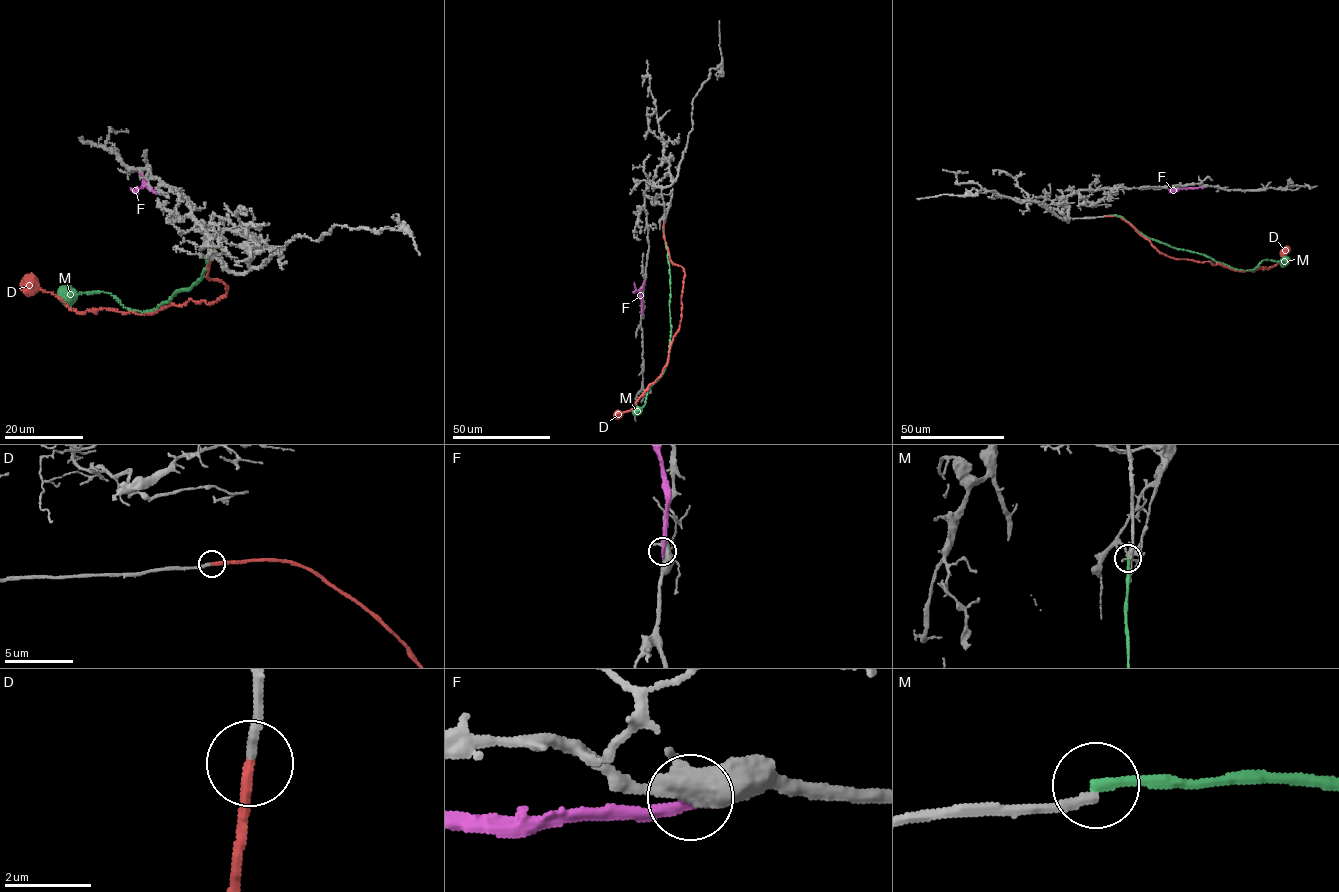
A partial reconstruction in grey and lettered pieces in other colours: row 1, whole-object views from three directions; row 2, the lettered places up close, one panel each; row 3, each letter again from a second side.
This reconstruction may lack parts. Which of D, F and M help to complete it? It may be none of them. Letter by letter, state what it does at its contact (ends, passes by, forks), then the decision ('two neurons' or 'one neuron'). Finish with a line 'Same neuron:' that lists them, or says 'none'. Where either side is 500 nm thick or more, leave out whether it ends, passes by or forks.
D: it ends | one neuron
F: it ends | two neurons
M: it ends | two neurons
Same neuron: D

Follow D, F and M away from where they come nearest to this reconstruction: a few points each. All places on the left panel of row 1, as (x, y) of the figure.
D: (217, 253), (210, 247), (206, 277), (226, 285), (225, 295), (154, 312), (77, 312), (25, 276)
F: (139, 172), (145, 182), (136, 193)
M: (216, 252), (210, 247), (202, 278), (151, 311), (130, 310), (110, 294), (99, 292), (58, 296)

